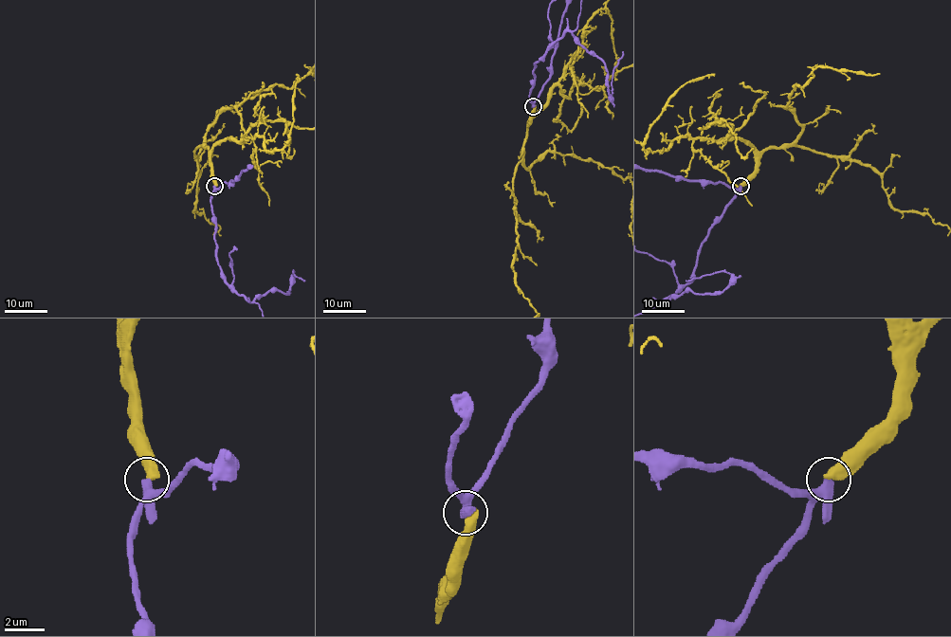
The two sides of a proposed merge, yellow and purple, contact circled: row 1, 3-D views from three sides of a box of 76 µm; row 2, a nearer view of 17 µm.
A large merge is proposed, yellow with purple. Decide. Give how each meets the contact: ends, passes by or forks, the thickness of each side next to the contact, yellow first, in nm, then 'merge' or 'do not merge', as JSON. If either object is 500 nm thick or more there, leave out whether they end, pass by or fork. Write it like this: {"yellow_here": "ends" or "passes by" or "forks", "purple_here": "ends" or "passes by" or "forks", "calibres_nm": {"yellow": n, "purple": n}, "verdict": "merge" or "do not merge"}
{"calibres_nm": {"yellow": 550, "purple": 360}, "verdict": "do not merge"}

